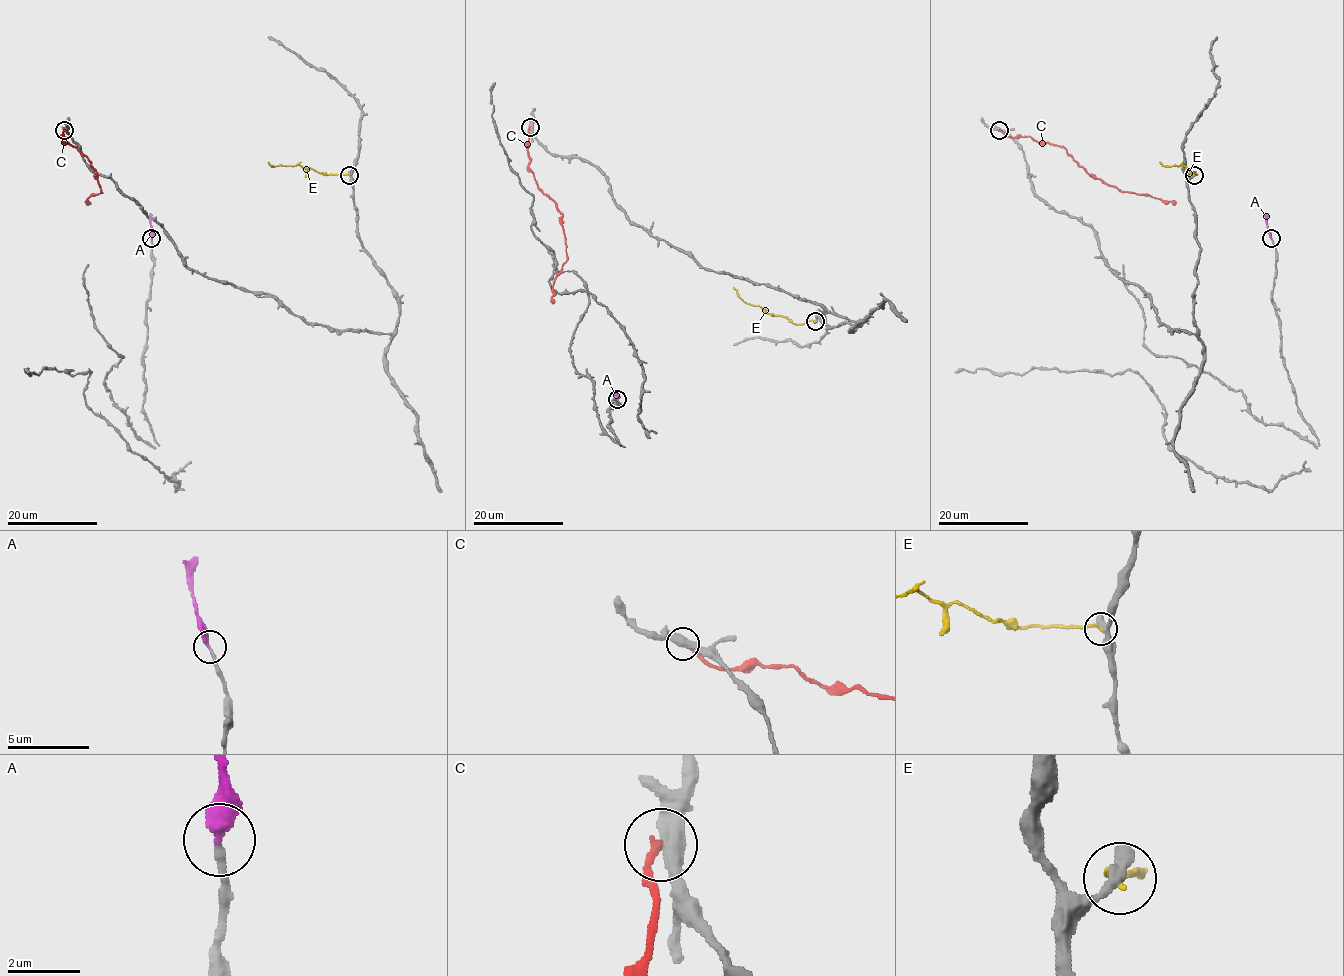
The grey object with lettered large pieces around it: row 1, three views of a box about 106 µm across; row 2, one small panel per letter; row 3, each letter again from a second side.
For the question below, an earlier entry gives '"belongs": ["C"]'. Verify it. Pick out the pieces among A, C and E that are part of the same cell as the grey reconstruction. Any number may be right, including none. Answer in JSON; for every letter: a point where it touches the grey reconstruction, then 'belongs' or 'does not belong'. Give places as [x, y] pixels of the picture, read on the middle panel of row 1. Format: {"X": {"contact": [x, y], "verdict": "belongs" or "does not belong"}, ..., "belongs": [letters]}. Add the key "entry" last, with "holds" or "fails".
{"A": {"contact": [617, 399], "verdict": "belongs"}, "C": {"contact": [530, 127], "verdict": "does not belong"}, "E": {"contact": [815, 321], "verdict": "does not belong"}, "belongs": ["A"], "entry": "fails"}

